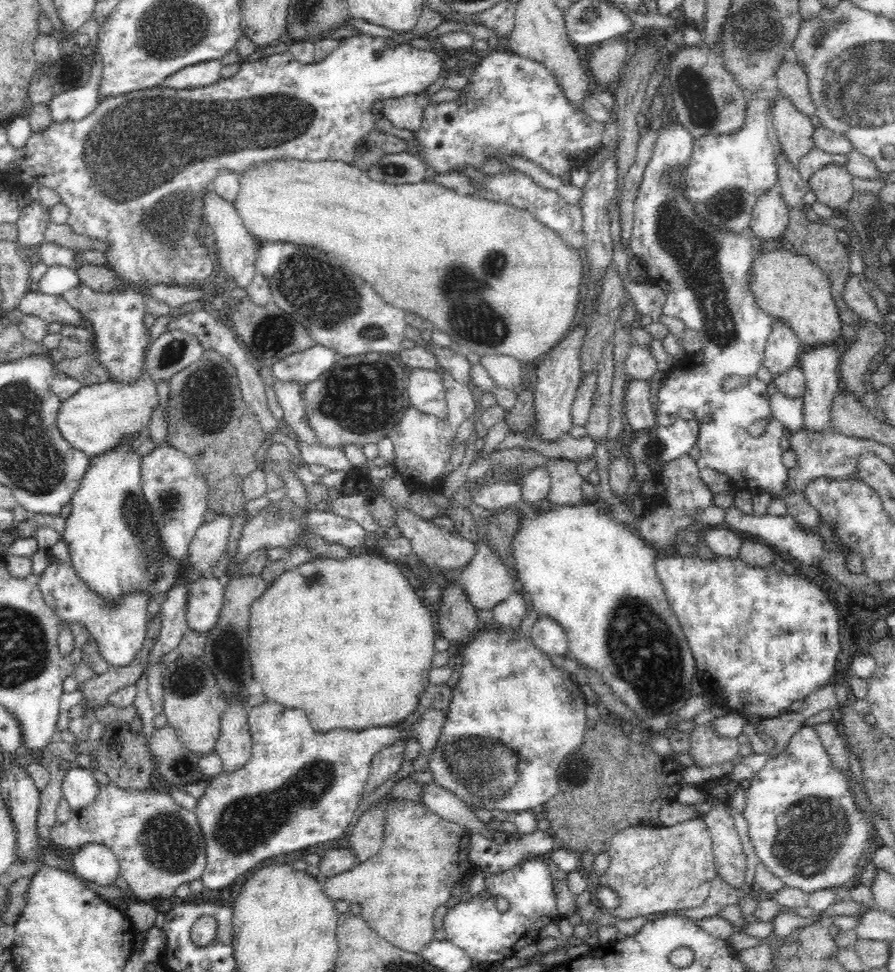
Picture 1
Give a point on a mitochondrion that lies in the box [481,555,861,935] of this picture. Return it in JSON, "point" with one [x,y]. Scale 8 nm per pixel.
{"point":[643,648]}

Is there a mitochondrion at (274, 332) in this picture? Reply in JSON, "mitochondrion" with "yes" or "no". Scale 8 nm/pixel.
{"mitochondrion":"yes"}

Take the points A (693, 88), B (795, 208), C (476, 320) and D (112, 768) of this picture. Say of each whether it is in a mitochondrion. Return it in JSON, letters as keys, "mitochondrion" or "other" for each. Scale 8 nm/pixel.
{"A":"mitochondrion","B":"other","C":"mitochondrion","D":"other"}

